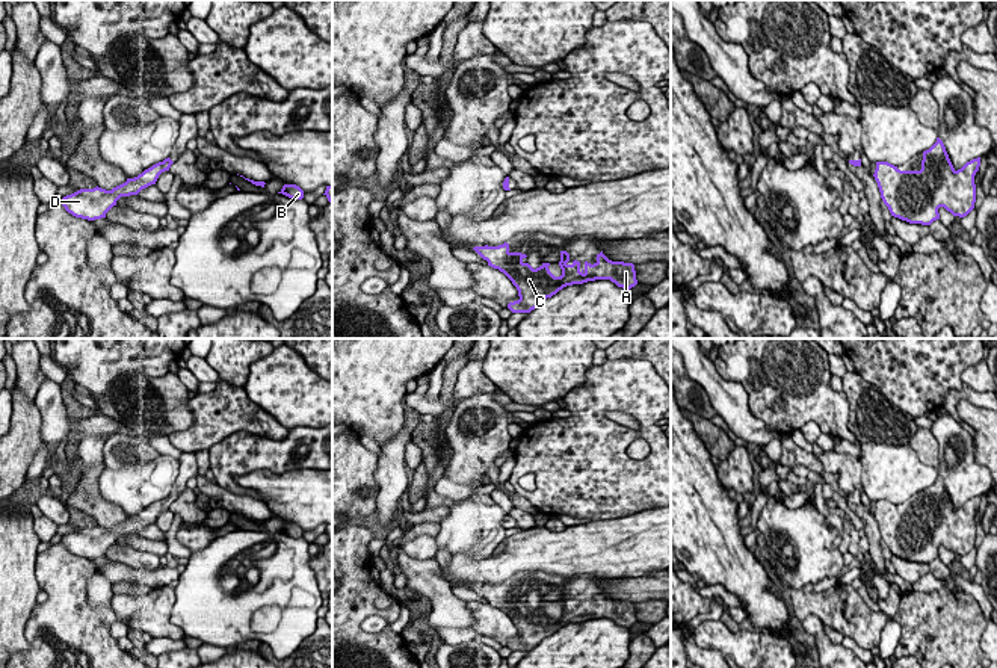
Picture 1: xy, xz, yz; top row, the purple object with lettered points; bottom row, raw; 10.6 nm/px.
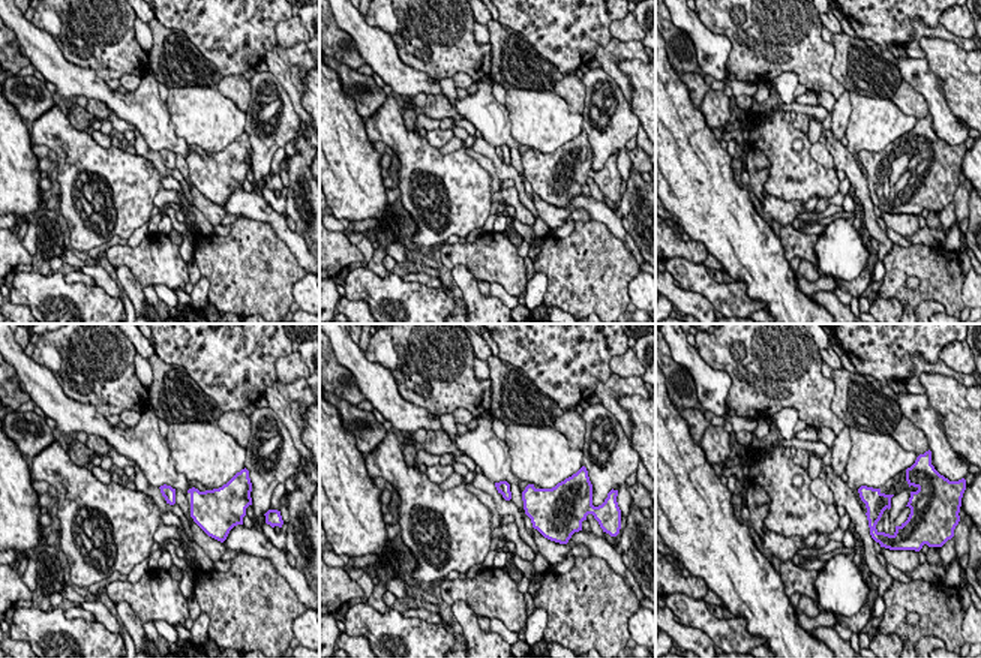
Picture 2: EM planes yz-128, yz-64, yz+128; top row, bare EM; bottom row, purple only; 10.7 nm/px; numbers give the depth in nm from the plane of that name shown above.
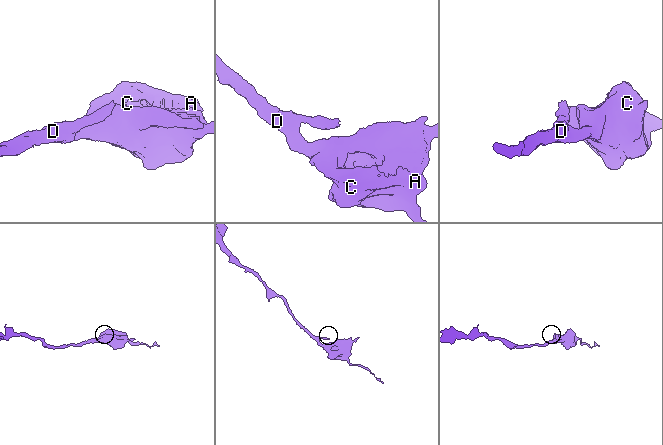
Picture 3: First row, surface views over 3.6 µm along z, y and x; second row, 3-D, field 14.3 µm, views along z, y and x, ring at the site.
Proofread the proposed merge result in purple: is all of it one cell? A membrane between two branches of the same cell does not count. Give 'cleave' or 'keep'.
keep

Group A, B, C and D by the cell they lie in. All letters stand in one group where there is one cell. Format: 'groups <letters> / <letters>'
groups A B C D

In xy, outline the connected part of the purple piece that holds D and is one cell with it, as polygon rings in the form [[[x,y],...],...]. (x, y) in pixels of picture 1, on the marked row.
[[[168,157],[163,162],[153,165],[134,178],[127,178],[125,183],[106,190],[101,187],[80,189],[62,198],[62,206],[76,218],[95,221],[106,218],[106,213],[116,206],[121,196],[137,195],[142,189],[156,184],[159,175],[169,171],[174,162]]]

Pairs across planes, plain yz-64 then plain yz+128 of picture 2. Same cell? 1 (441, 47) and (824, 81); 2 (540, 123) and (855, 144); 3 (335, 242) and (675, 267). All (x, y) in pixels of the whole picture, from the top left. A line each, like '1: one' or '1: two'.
1: one
2: one
3: two

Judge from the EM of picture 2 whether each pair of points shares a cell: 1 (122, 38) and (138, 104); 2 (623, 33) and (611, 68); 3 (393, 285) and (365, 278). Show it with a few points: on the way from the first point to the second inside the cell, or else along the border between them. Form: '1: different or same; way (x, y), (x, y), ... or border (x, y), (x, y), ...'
1: different; border (149, 69), (141, 78)
2: different; border (612, 36), (621, 41), (639, 41)
3: same; way (386, 285), (372, 285)

